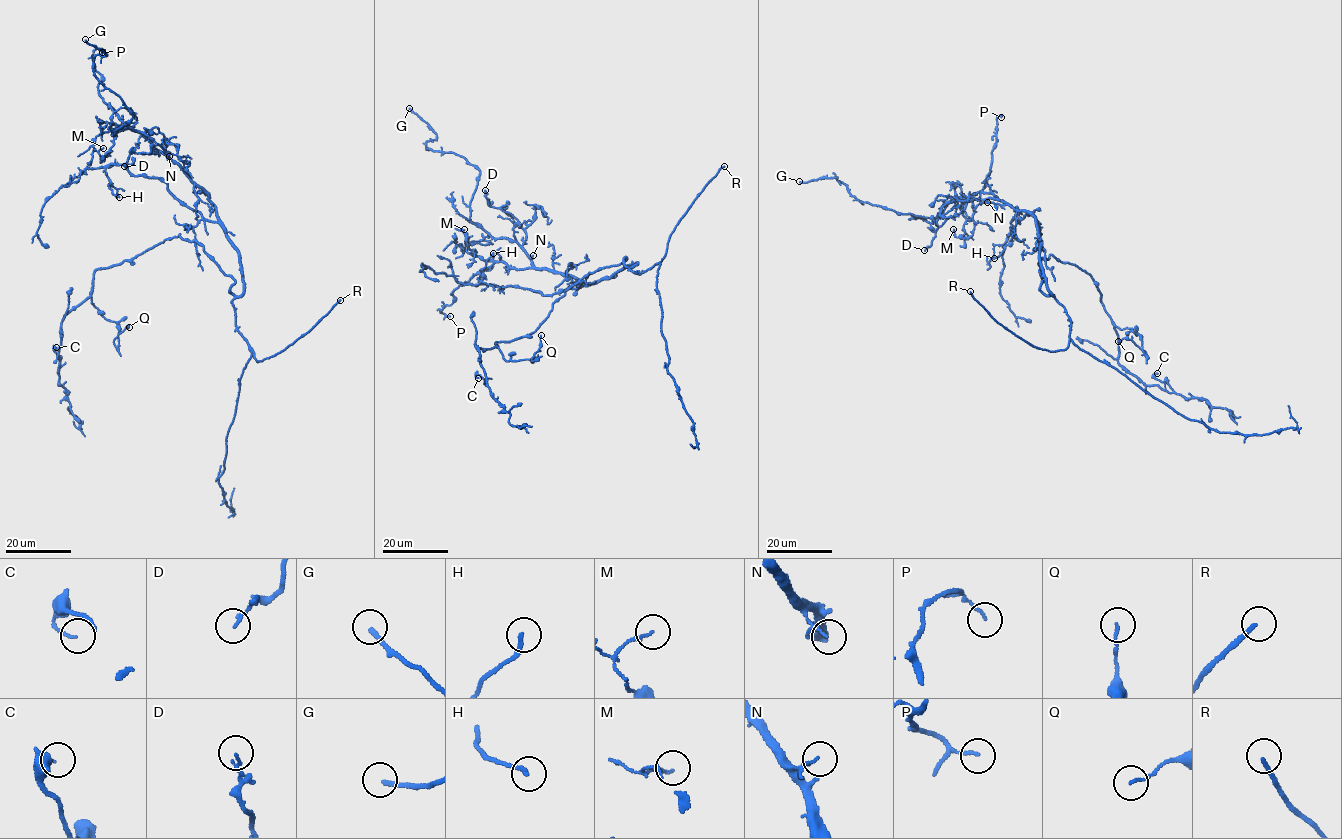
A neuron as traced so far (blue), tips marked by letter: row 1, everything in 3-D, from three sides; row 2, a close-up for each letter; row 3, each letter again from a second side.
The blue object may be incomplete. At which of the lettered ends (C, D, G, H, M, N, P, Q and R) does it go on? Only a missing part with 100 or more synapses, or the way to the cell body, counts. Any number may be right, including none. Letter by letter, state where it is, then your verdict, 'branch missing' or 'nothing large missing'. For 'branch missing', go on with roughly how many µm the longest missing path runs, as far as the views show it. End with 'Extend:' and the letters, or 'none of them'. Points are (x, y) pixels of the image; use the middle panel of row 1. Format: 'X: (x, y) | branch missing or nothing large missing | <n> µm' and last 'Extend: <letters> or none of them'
C: (478, 378) | nothing large missing
D: (485, 190) | nothing large missing
G: (409, 108) | nothing large missing
H: (493, 253) | nothing large missing
M: (464, 229) | nothing large missing
N: (533, 255) | nothing large missing
P: (450, 316) | nothing large missing
Q: (541, 335) | nothing large missing
R: (724, 166) | branch missing | 30 µm
Extend: R

